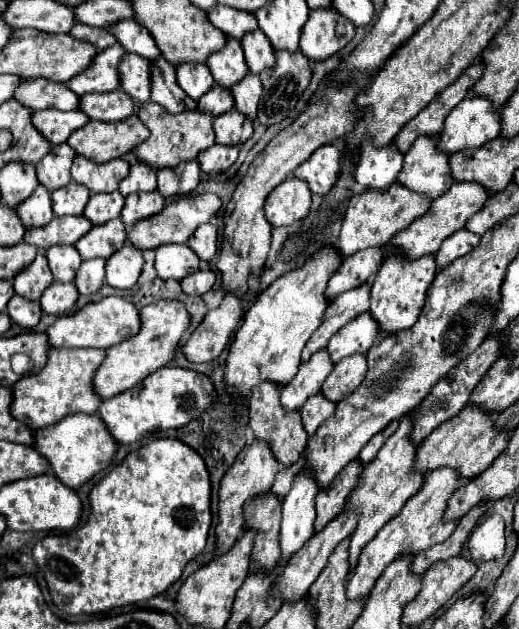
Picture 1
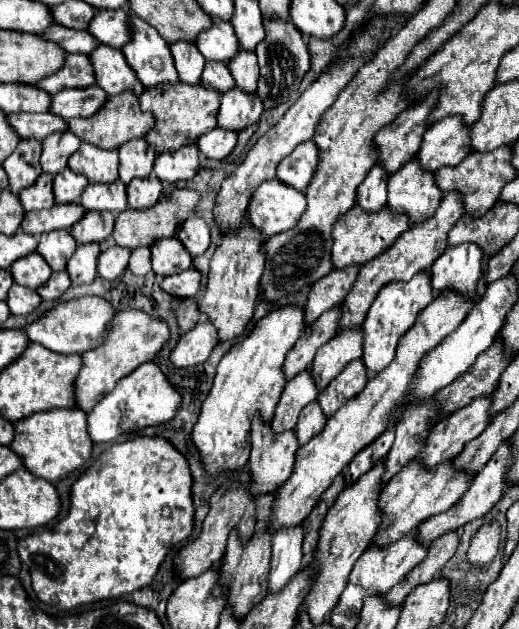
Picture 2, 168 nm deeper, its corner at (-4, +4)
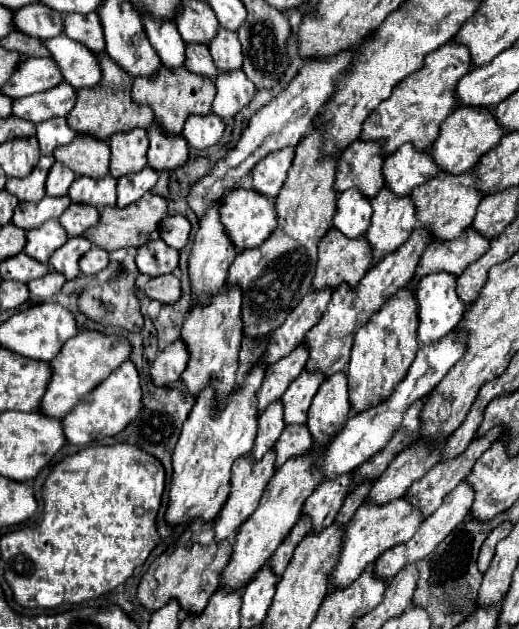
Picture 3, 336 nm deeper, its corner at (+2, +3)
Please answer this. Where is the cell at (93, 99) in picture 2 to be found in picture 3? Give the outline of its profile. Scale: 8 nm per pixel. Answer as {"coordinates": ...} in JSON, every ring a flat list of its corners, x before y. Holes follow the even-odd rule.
{"coordinates":[[56,85,48,91,40,91,28,97,12,101,12,115,30,123,40,123,52,117,66,117,68,109,76,103,76,89,72,85]]}

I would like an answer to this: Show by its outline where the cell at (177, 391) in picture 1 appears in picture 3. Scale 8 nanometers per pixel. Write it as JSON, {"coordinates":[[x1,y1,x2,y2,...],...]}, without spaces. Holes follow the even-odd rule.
{"coordinates":[[124,361,62,419,64,437,72,445,88,445,96,441,96,435,112,437,120,433,128,421,134,421,136,413,140,413,140,377,134,363]]}

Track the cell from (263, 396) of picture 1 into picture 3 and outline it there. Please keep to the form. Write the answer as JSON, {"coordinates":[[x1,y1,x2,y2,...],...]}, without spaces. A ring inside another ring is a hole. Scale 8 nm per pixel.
{"coordinates":[[268,451,260,461,252,461,250,455,236,461,236,465,232,467,232,491,230,491,230,497,224,503,224,507,220,511,220,519,214,525,214,535,216,535,218,543,224,541,224,539,230,539,230,535,256,511,256,507,260,503,260,497,264,493,264,487,268,485,268,481,274,475,274,459,276,459,274,451]]}

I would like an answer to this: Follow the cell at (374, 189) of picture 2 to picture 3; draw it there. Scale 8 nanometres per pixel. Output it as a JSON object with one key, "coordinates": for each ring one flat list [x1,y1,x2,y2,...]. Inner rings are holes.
{"coordinates":[[356,189,340,193,336,203,334,229,338,229,348,239,362,237,370,225,370,217,372,217,370,201,364,201,364,197,356,193]]}

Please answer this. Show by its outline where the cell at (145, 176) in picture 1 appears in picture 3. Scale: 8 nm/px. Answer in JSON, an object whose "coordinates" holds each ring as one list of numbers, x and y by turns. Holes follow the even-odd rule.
{"coordinates":[[136,127,136,129,124,131,124,133,114,133,110,137,110,149,112,149,110,173,116,179,144,169,146,151,148,151,146,129]]}

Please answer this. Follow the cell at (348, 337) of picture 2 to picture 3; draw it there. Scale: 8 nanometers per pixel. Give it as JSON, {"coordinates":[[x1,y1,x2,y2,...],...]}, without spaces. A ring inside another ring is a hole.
{"coordinates":[[300,373,286,393,282,395,282,405,284,405,284,423,294,425,294,423,306,423,306,413,310,409,312,397,316,395,316,389,324,377,316,377,316,373]]}

